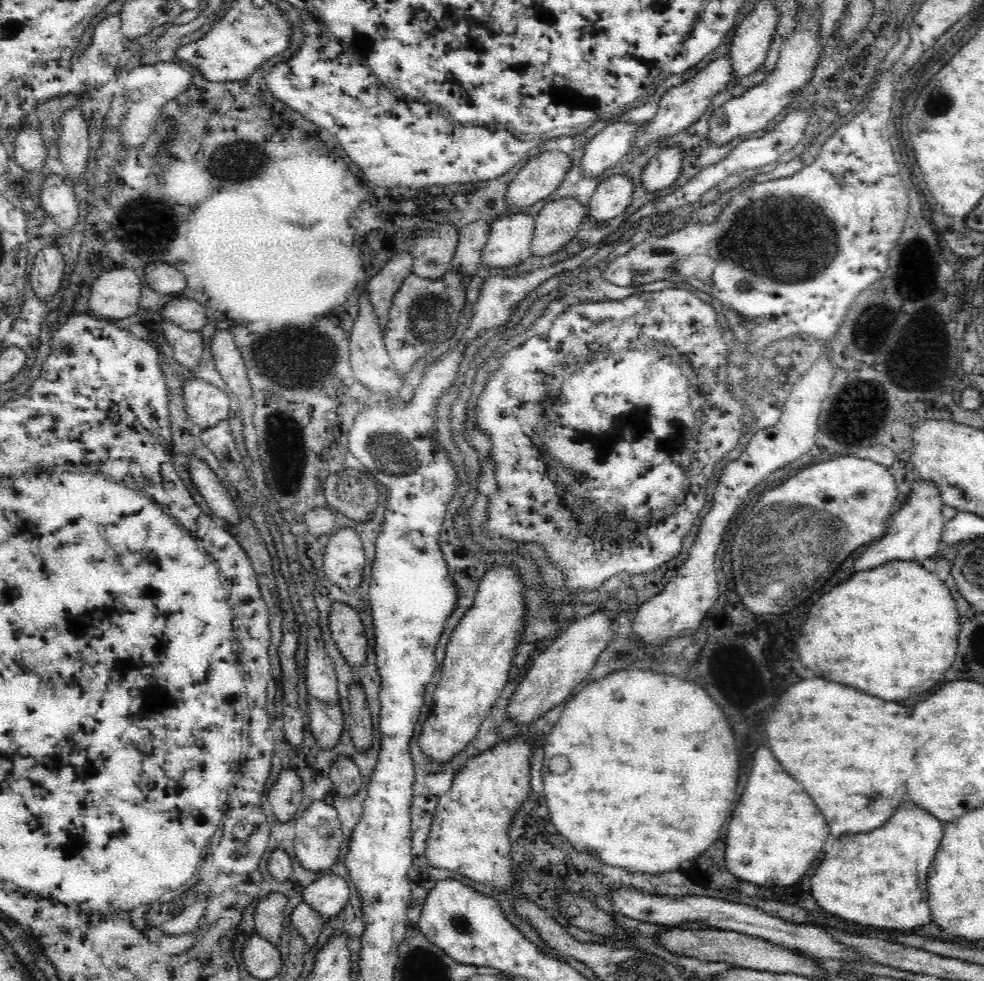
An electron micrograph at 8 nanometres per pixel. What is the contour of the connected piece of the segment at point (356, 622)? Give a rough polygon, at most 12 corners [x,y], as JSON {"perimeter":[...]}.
{"perimeter":[[334,602],[329,628],[352,668],[366,660],[369,645],[358,611]]}

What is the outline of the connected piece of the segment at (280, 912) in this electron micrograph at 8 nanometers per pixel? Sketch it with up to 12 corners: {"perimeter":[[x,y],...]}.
{"perimeter":[[271,892],[256,902],[255,933],[280,944],[288,898]]}

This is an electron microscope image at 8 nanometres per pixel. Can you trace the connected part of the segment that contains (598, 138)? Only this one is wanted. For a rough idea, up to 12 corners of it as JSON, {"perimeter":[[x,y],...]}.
{"perimeter":[[610,122],[586,143],[580,171],[595,179],[628,156],[640,126]]}

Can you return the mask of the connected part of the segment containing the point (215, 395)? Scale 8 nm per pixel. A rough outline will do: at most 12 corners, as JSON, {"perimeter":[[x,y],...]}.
{"perimeter":[[201,378],[184,380],[186,414],[201,429],[228,418],[230,398]]}

